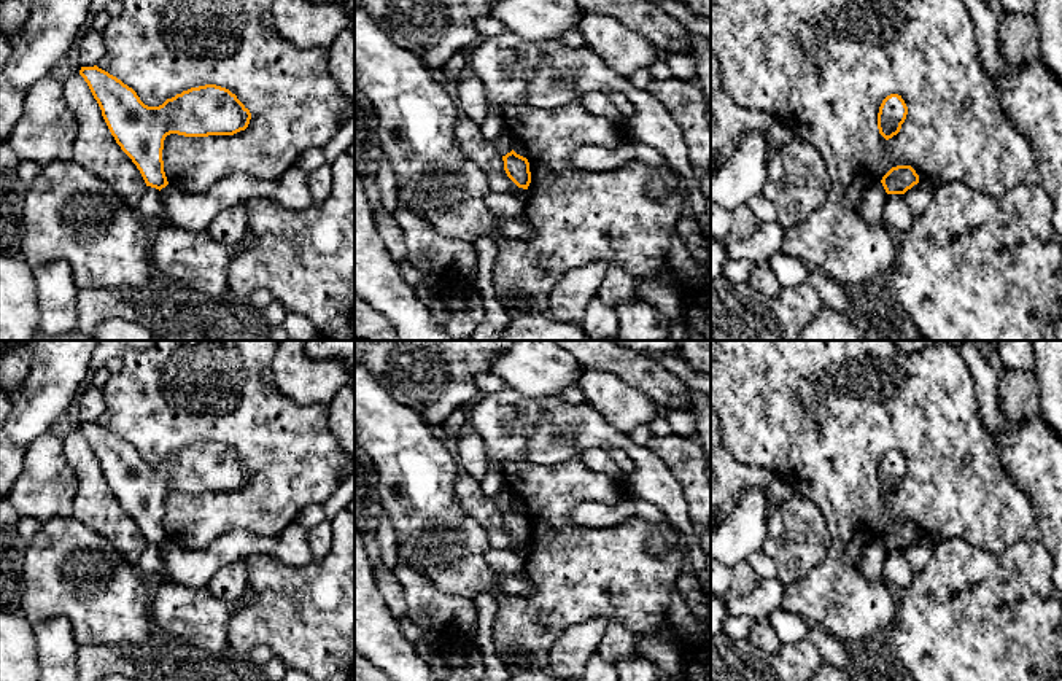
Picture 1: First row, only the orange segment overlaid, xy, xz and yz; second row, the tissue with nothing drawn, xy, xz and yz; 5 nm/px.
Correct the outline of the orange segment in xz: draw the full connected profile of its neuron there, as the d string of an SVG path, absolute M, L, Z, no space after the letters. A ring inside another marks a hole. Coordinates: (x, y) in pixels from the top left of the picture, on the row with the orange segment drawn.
M514 150L502 156L504 170L507 177L523 189L528 189L531 183L529 162L526 158L517 154Z

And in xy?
M97 65L81 67L79 75L116 143L137 165L146 186L159 191L169 185L162 161L167 135L234 135L251 119L237 95L216 84L191 88L159 107L148 107L132 88Z

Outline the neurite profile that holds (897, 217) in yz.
M887 194L882 223L895 235L906 232L913 226L914 216L903 194Z

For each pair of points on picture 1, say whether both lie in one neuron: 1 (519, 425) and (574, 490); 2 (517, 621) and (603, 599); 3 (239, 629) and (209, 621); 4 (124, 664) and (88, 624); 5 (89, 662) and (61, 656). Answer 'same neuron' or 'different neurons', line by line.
1: different neurons
2: same neuron
3: different neurons
4: different neurons
5: different neurons

